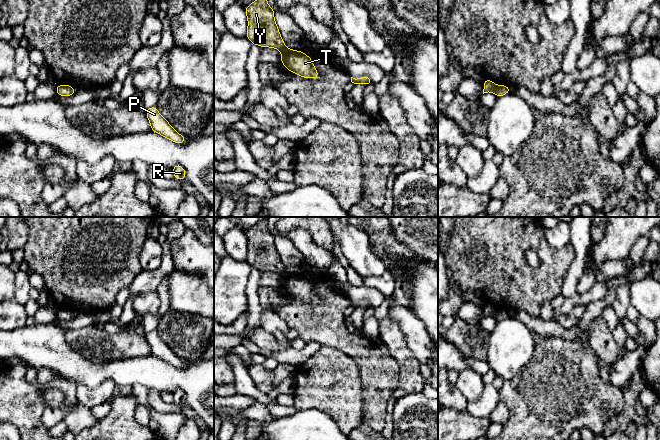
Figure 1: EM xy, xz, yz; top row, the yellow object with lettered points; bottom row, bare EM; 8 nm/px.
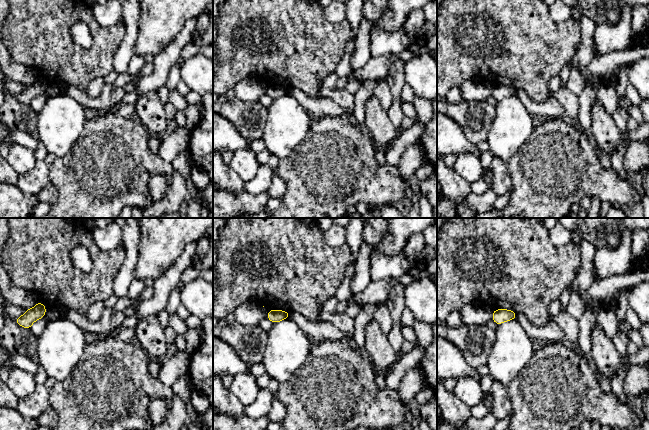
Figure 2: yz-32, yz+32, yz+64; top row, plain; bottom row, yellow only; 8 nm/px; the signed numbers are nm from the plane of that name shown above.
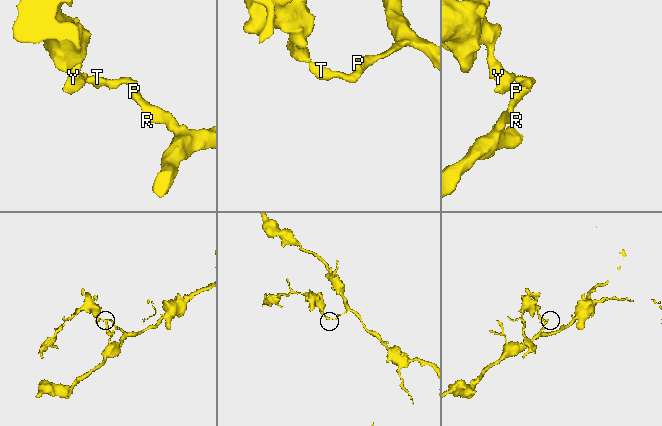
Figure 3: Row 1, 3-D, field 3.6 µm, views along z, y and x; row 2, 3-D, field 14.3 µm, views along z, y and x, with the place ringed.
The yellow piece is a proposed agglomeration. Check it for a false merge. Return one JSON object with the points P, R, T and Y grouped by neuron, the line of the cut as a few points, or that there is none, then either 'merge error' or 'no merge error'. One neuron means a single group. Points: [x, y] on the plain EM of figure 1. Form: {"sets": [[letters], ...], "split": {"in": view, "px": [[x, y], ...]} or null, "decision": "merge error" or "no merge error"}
{"sets": [["P", "R", "T"], ["Y"]], "split": {"in": "yz", "px": [[495, 309], [492, 315]]}, "decision": "merge error"}

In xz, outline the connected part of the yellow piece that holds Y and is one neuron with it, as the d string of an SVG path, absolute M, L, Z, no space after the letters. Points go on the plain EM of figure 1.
M262 220L245 232L248 244L246 261L259 271L282 274L285 266L274 243L274 233L267 228L268 221Z

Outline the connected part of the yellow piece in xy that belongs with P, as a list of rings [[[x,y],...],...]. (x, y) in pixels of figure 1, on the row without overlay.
[[[156,330],[148,332],[146,334],[146,340],[150,346],[152,355],[175,367],[183,368],[185,366],[186,361],[175,355],[168,345],[160,339]]]

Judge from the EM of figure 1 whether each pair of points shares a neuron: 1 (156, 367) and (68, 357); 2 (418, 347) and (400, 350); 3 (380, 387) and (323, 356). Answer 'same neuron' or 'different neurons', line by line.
1: same neuron
2: different neurons
3: different neurons

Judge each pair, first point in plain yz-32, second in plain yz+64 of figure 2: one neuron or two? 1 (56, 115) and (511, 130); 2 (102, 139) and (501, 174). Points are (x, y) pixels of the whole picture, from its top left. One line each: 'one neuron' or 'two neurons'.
1: one neuron
2: two neurons

